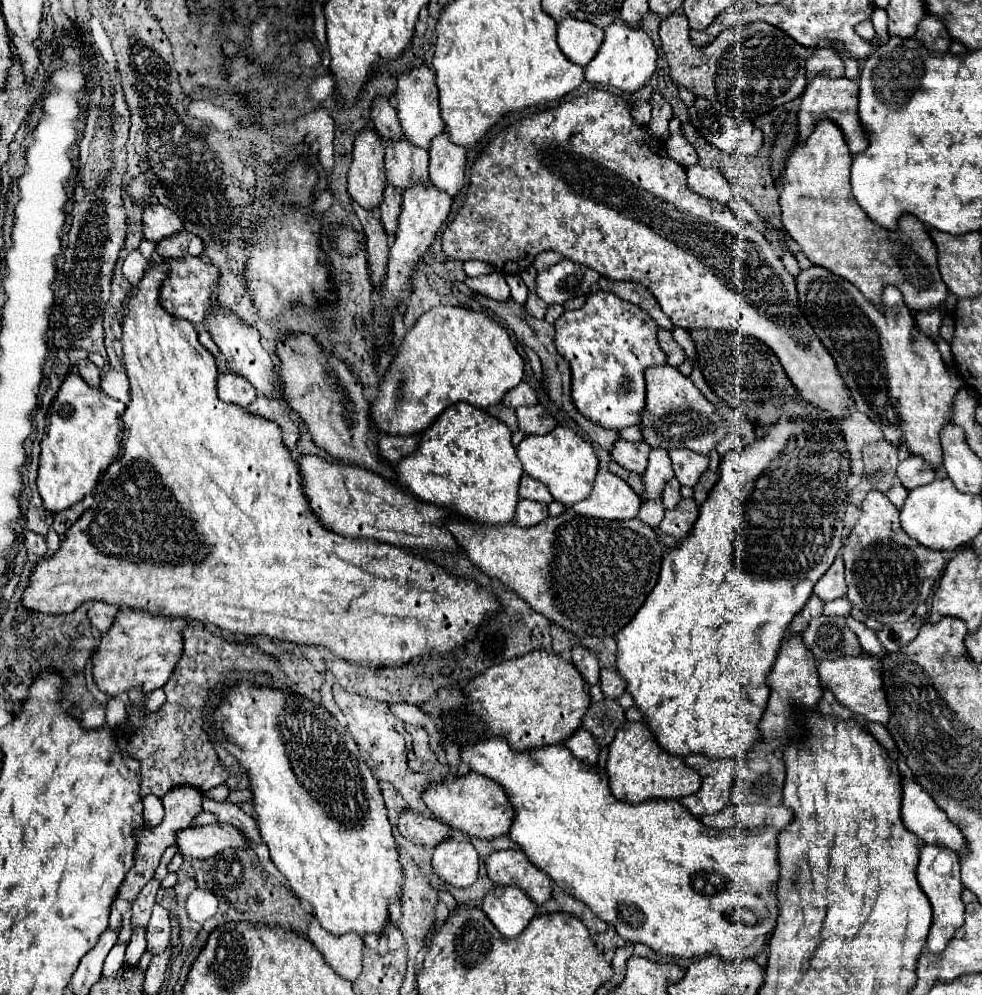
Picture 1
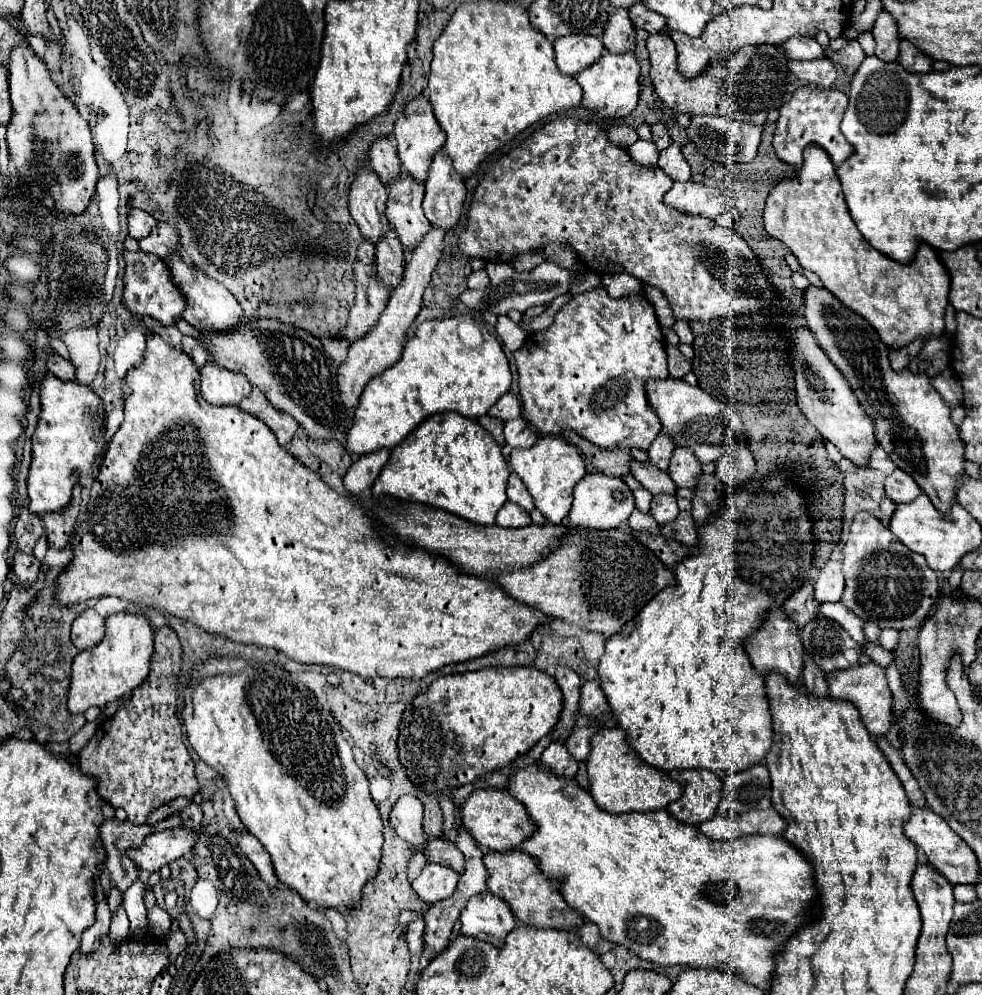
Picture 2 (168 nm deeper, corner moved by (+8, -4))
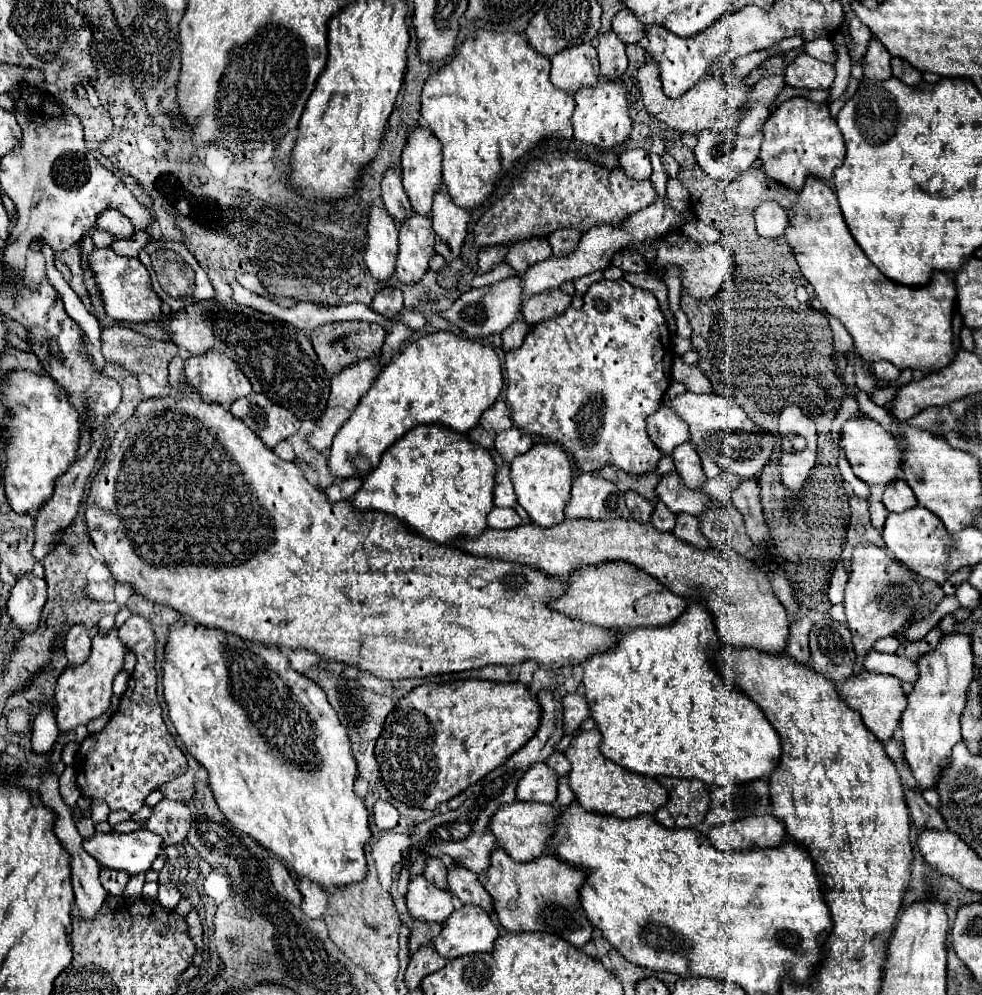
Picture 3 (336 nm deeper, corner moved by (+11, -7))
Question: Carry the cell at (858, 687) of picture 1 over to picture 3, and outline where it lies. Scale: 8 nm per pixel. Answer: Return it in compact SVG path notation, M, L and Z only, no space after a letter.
M861 671L853 677L849 677L847 681L843 681L839 685L839 695L841 699L855 711L861 711L863 723L865 727L881 741L885 743L887 739L893 737L893 731L899 725L901 713L907 707L907 697L901 691L901 681L893 675L877 675L877 673L869 673L869 671Z

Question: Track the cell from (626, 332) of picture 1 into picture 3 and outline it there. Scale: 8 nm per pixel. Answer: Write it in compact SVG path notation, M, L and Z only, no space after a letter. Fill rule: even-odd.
M601 279L587 289L581 309L569 307L561 315L533 325L523 345L507 353L507 403L511 405L517 427L529 435L537 433L561 443L583 471L615 465L629 475L651 473L663 455L647 435L647 417L659 409L671 383L671 361L671 335L653 293L629 285L625 279ZM597 297L607 301L607 311L595 309Z

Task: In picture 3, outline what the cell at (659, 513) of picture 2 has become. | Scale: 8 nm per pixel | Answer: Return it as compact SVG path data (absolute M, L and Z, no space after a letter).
M657 503L655 509L653 509L653 515L651 515L651 523L659 531L673 531L673 527L675 527L675 515L663 503Z

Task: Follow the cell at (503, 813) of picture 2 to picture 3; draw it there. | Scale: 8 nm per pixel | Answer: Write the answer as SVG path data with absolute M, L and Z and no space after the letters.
M513 801L507 805L501 805L495 815L489 819L489 831L497 839L497 847L505 849L505 853L515 859L517 863L531 861L535 857L543 855L545 841L553 833L555 817L559 809L555 805L543 805L543 803L527 803L527 801Z

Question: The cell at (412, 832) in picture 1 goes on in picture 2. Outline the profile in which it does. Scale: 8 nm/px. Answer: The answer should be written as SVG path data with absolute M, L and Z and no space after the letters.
M444 838L428 840L424 856L428 862L440 864L440 866L450 866L452 870L458 870L458 874L462 874L462 870L464 870L462 852L450 840L444 840Z

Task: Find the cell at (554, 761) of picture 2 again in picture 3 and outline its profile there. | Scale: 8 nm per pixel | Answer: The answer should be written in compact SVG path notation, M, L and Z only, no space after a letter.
M535 763L521 777L517 785L519 801L537 801L537 803L555 803L557 799L557 773L547 763Z

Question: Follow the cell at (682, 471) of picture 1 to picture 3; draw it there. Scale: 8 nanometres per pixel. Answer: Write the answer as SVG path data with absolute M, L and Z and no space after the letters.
M683 443L683 445L675 447L671 457L673 457L675 469L677 469L683 485L687 485L689 489L699 489L705 483L701 459L691 443Z

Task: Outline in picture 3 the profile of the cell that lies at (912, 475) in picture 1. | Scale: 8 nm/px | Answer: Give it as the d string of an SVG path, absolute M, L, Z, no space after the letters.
M895 479L885 487L883 505L889 511L901 513L901 511L907 511L907 509L915 507L917 505L917 497L915 497L915 493L911 493L911 487L903 479Z

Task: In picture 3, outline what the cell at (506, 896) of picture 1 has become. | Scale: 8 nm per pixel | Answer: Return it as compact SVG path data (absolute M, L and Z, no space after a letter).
M463 905L459 911L453 911L451 917L445 921L443 931L435 939L435 949L439 951L441 957L445 959L455 959L461 955L471 955L471 953L485 953L495 949L495 941L499 937L499 925L493 923L491 915L477 907L477 905Z

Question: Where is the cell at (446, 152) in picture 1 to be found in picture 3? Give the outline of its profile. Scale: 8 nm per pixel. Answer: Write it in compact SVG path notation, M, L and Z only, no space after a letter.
M441 185L433 197L431 223L435 231L435 251L441 253L447 261L459 257L467 235L469 211L451 201L445 185Z

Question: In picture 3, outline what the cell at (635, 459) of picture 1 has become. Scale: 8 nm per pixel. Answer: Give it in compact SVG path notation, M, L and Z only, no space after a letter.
M673 471L673 473L667 473L661 477L657 489L657 501L665 503L669 507L669 511L673 513L691 513L691 515L701 515L703 509L709 505L709 497L703 495L701 491L693 491L693 489L687 489L681 481L679 481L679 475Z

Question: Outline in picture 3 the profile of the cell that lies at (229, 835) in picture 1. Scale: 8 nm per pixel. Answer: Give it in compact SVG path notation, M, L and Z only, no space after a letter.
M141 829L135 833L95 833L93 839L83 841L87 853L91 853L103 867L121 869L129 875L147 873L153 861L163 851L163 837Z

